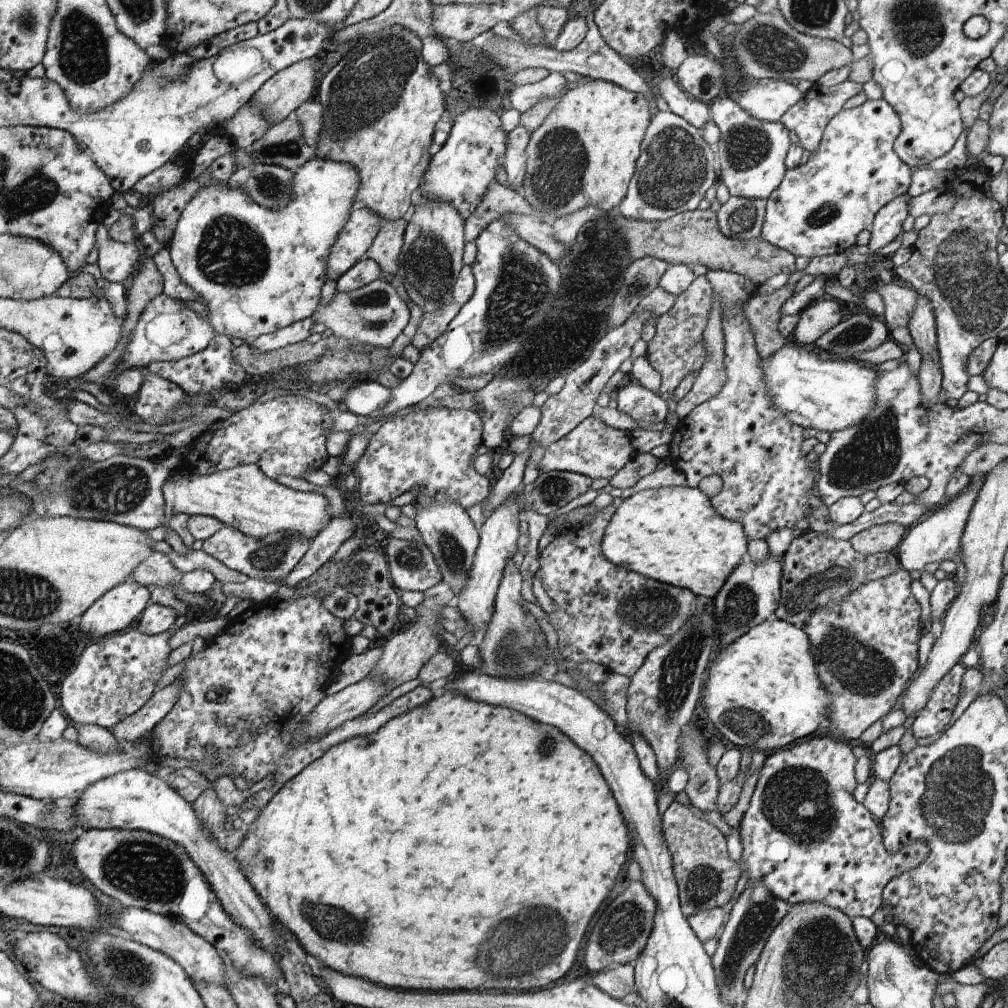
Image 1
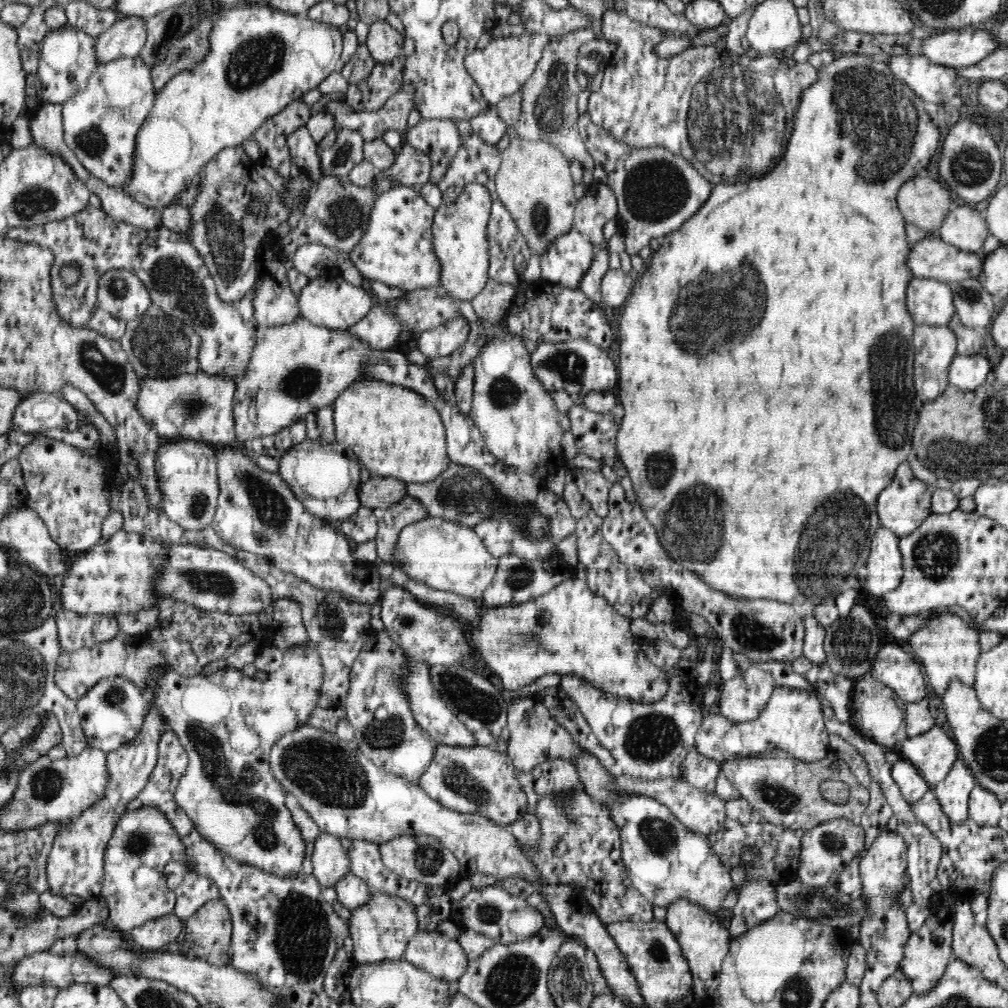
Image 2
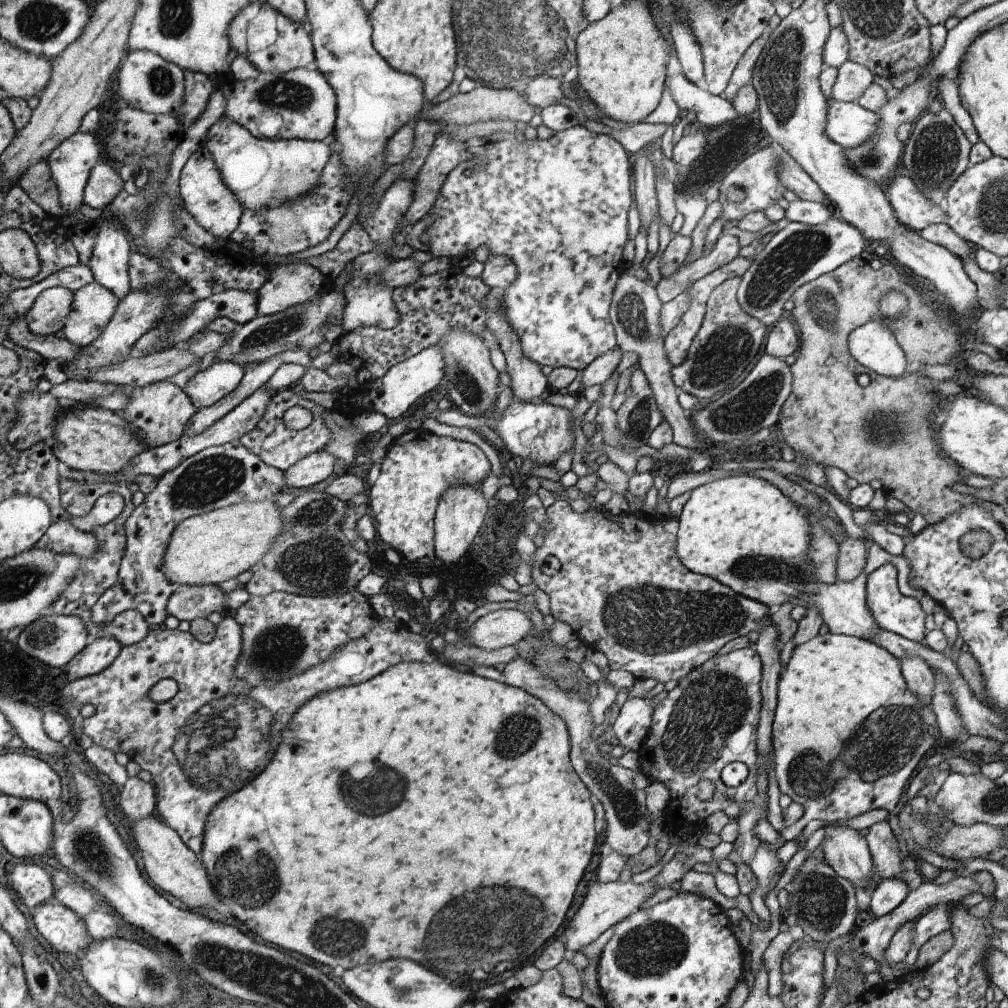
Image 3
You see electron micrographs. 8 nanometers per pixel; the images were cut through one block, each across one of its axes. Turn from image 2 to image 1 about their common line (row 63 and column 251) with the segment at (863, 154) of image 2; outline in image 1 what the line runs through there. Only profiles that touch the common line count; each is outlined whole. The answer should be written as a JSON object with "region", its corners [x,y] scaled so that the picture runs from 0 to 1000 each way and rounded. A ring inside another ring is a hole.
{"region":[[[438,685],[433,688],[428,696],[415,700],[415,702],[407,704],[403,708],[397,708],[397,711],[389,712],[389,715],[385,716],[380,722],[377,722],[371,728],[363,728],[363,730],[353,732],[347,732],[345,735],[337,736],[336,739],[324,744],[323,748],[319,748],[315,754],[310,756],[309,759],[304,760],[300,766],[297,766],[292,772],[289,772],[272,791],[263,800],[263,802],[256,808],[252,813],[254,821],[250,824],[246,824],[243,828],[240,836],[237,838],[230,849],[233,849],[236,854],[238,863],[241,863],[244,873],[248,875],[248,879],[252,881],[254,887],[265,899],[270,909],[287,923],[294,933],[298,935],[300,940],[306,947],[315,950],[321,958],[341,966],[341,968],[351,968],[352,970],[359,970],[359,972],[367,972],[369,976],[376,976],[383,980],[395,981],[395,982],[427,982],[427,984],[442,984],[442,982],[454,983],[472,983],[482,984],[486,980],[492,980],[492,982],[503,982],[512,984],[520,984],[520,982],[534,982],[534,980],[540,980],[548,974],[552,974],[554,970],[558,970],[567,958],[569,954],[573,952],[573,946],[575,946],[575,938],[577,938],[577,933],[579,933],[579,927],[581,927],[581,919],[585,917],[587,909],[593,905],[595,897],[603,891],[603,887],[607,885],[609,881],[609,875],[611,875],[611,869],[615,867],[619,855],[623,853],[623,847],[625,847],[625,841],[627,841],[627,830],[621,813],[619,813],[618,805],[615,804],[614,796],[611,796],[610,788],[607,788],[606,780],[603,780],[602,773],[599,772],[594,760],[590,757],[589,753],[580,745],[574,741],[563,729],[561,729],[559,725],[554,724],[550,720],[544,720],[540,717],[532,716],[531,713],[524,712],[518,706],[514,704],[506,704],[502,700],[488,700],[488,698],[482,698],[482,696],[472,696],[460,688],[452,688],[452,685]],[[500,915],[500,931],[496,931],[496,942],[504,944],[504,946],[510,946],[506,950],[506,954],[502,956],[504,960],[500,960],[500,966],[502,970],[490,970],[488,966],[484,966],[482,962],[478,962],[474,956],[472,956],[472,948],[474,948],[474,938],[478,938],[480,935],[486,933],[486,927],[488,923],[492,923],[492,919]]]}

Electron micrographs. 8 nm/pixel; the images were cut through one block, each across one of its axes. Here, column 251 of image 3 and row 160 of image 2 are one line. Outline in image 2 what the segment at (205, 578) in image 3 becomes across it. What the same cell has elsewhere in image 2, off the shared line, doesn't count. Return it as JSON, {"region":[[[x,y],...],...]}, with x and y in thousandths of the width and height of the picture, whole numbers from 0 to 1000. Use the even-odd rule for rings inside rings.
{"region":[[[514,134],[508,137],[505,145],[497,151],[497,164],[492,171],[491,184],[498,203],[502,203],[510,221],[521,234],[524,245],[531,248],[535,256],[550,237],[568,227],[572,197],[565,160],[546,140],[525,140]]]}

